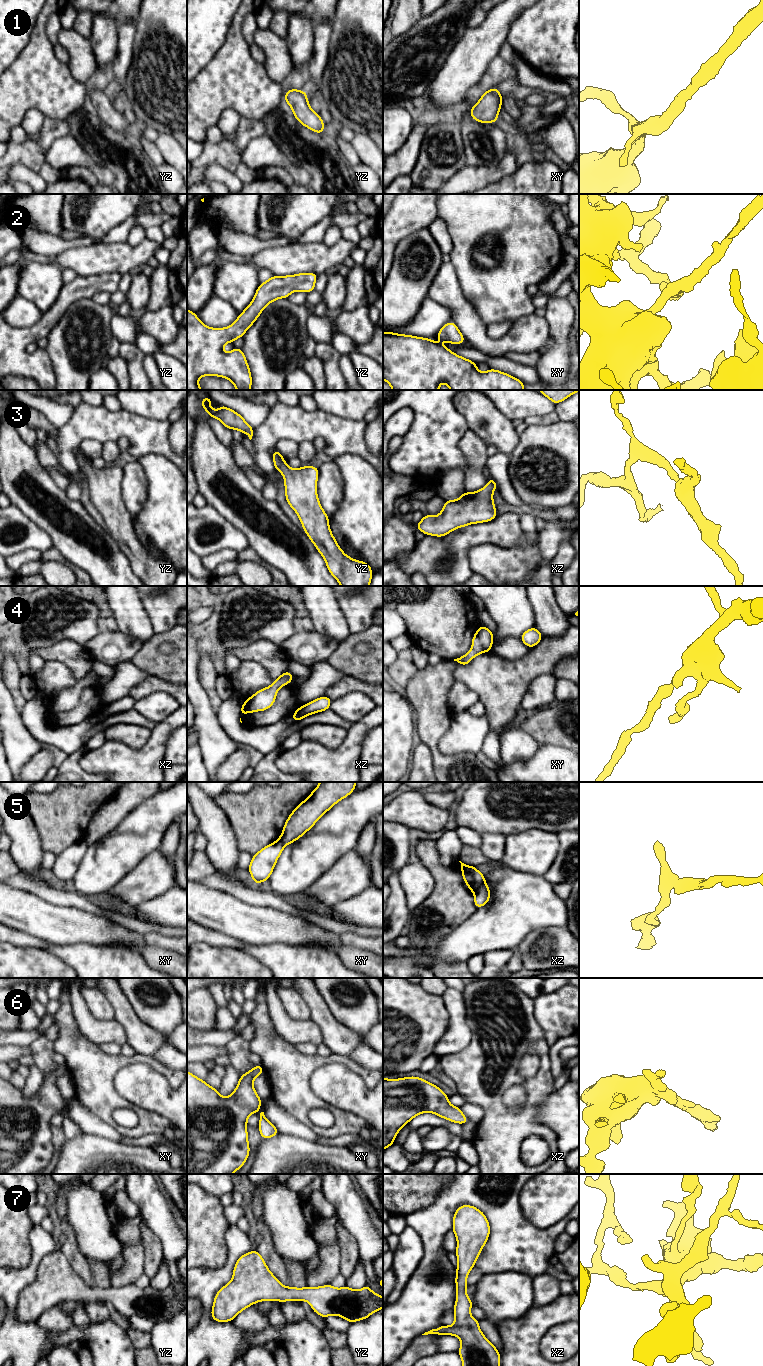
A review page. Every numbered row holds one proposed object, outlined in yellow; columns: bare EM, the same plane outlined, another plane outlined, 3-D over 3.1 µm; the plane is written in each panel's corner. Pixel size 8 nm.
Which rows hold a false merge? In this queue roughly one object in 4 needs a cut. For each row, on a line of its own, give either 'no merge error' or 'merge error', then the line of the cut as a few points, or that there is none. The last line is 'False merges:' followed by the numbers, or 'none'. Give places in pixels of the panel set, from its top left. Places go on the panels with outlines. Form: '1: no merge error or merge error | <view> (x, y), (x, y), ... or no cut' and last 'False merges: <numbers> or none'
1: no merge error | no cut
2: no merge error | no cut
3: no merge error | no cut
4: no merge error | no cut
5: merge error | xz (484, 881), (474, 893)
6: no merge error | no cut
7: no merge error | no cut
False merges: 5

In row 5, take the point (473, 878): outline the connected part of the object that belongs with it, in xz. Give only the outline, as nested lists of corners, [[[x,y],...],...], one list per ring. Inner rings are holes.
[[[461,861],[461,871],[463,880],[467,887],[475,893],[478,888],[485,882],[485,876],[476,869],[475,866],[468,866]]]

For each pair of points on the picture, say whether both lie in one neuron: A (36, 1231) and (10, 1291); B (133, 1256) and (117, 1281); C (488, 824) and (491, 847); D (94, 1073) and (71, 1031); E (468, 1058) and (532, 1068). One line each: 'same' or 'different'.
A: same
B: same
C: different
D: same
E: different

